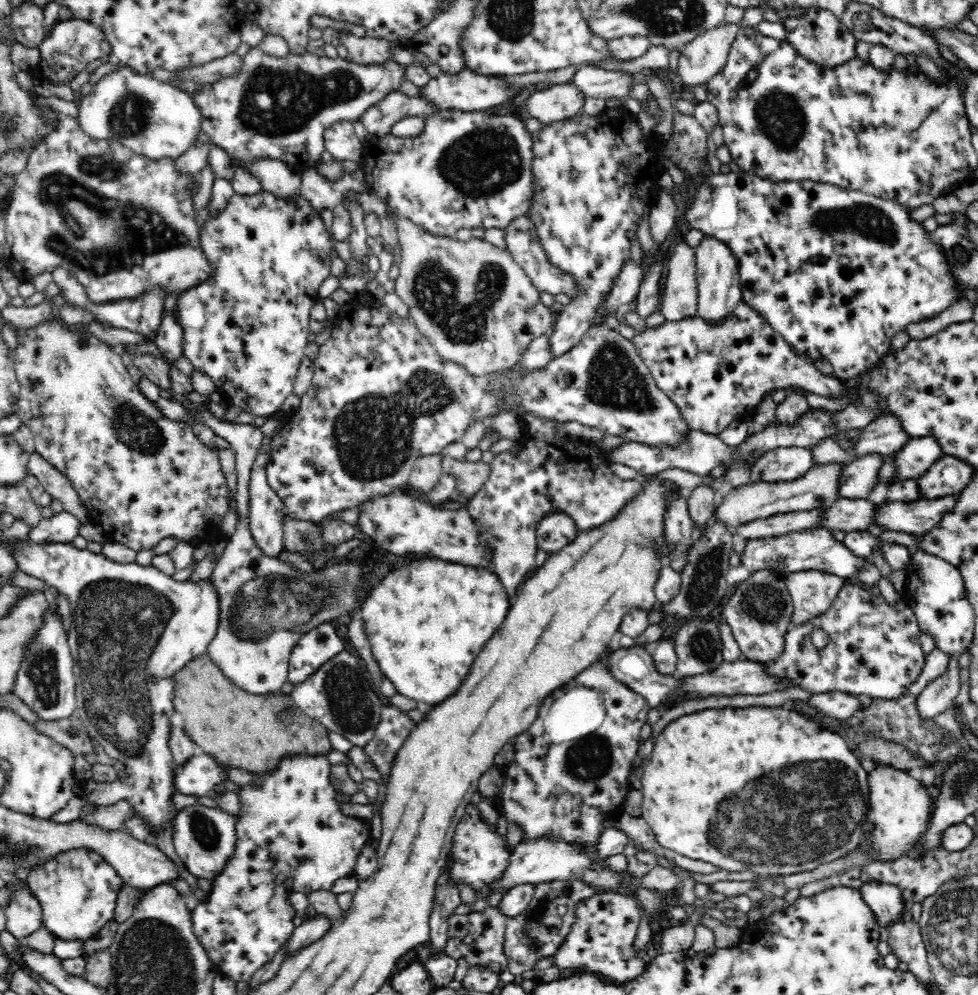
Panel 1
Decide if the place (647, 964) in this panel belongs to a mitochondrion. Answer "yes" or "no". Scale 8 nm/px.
no

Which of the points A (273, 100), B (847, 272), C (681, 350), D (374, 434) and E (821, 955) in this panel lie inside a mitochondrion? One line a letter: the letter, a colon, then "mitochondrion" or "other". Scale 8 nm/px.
A: mitochondrion
B: other
C: other
D: mitochondrion
E: other

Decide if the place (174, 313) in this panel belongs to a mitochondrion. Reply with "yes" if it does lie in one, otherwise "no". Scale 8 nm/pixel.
no

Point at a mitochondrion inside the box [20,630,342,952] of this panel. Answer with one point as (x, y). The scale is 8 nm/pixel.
(43, 672)

